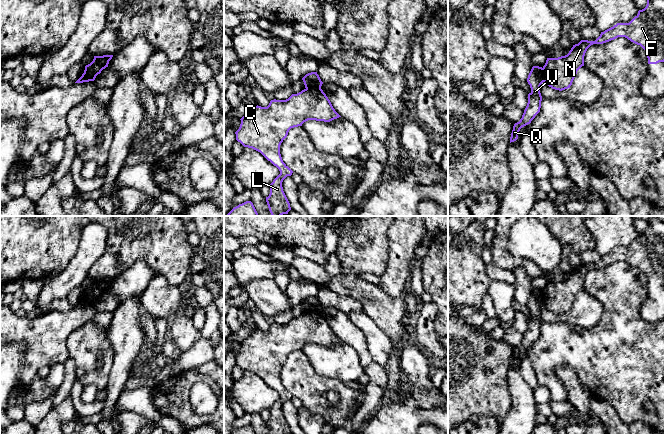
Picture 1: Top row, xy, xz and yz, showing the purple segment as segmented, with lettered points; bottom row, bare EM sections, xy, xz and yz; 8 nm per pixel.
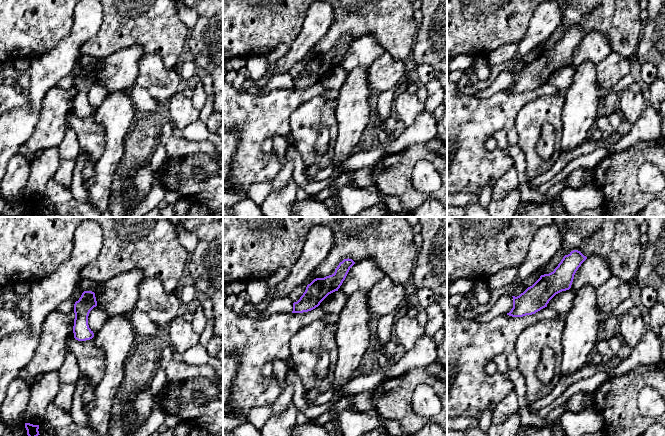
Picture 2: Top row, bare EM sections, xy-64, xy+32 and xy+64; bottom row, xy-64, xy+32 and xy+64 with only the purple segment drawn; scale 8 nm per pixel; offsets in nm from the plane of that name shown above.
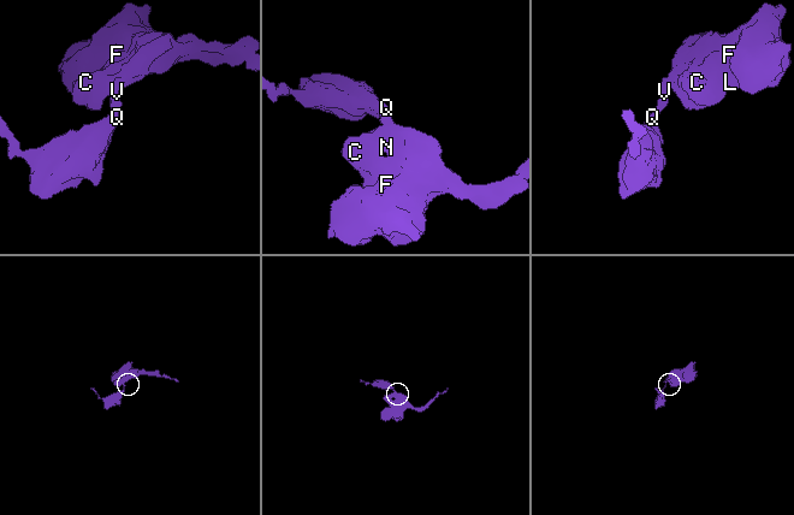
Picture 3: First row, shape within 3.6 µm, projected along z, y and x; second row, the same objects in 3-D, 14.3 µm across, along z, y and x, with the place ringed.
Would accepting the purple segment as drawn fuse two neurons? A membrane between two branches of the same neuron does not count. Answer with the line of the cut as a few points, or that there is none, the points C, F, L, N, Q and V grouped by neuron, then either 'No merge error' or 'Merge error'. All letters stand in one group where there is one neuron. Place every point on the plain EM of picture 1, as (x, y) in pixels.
Split along xz (306, 311), (320, 312). Groups: C F L N / Q V. Merge error

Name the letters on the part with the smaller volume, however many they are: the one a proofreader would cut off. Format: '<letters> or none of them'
Q, V

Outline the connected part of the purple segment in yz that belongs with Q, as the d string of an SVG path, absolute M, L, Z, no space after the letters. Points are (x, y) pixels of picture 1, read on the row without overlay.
M533 290L528 299L527 306L531 312L531 316L528 318L528 327L522 342L513 350L510 367L518 363L518 357L520 353L530 348L535 340L540 336L542 325L540 310L543 306L545 306L543 292L539 290Z

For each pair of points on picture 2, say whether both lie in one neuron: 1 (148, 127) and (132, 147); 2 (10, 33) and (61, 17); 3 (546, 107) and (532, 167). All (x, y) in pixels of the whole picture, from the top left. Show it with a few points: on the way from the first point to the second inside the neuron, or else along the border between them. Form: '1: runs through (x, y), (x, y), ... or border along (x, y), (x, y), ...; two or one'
1: runs through (145, 132), (137, 142); one
2: runs through (23, 20), (26, 17), (48, 17); one
3: runs through (531, 122), (530, 152); one

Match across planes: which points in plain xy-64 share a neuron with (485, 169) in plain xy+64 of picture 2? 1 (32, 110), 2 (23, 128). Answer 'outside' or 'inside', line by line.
1: outside
2: outside

